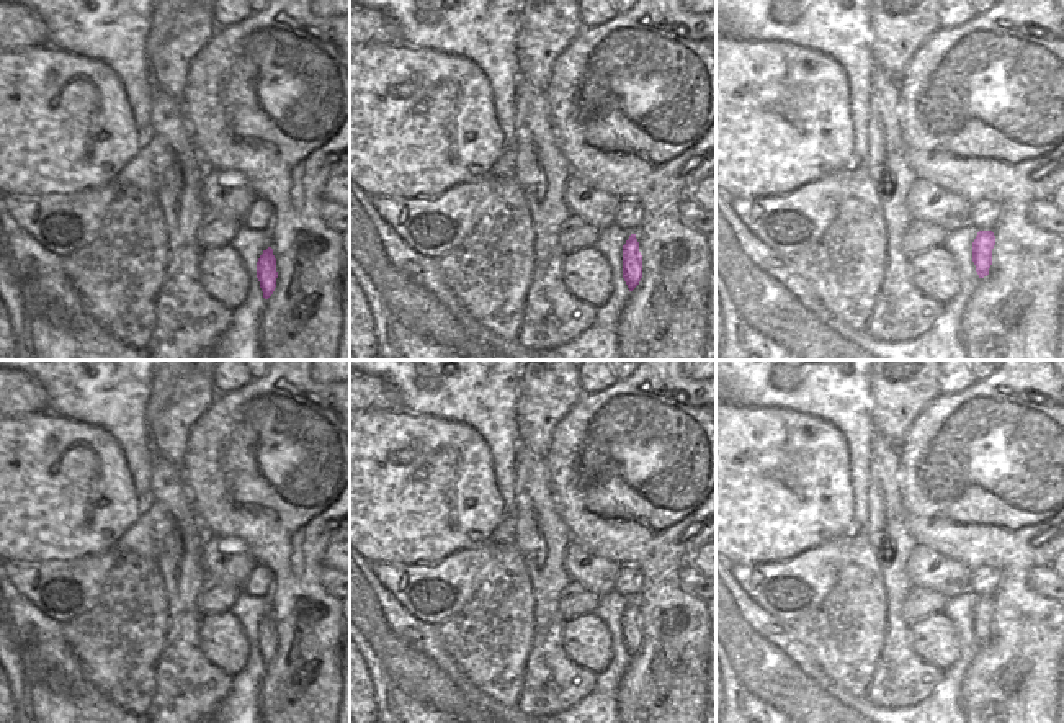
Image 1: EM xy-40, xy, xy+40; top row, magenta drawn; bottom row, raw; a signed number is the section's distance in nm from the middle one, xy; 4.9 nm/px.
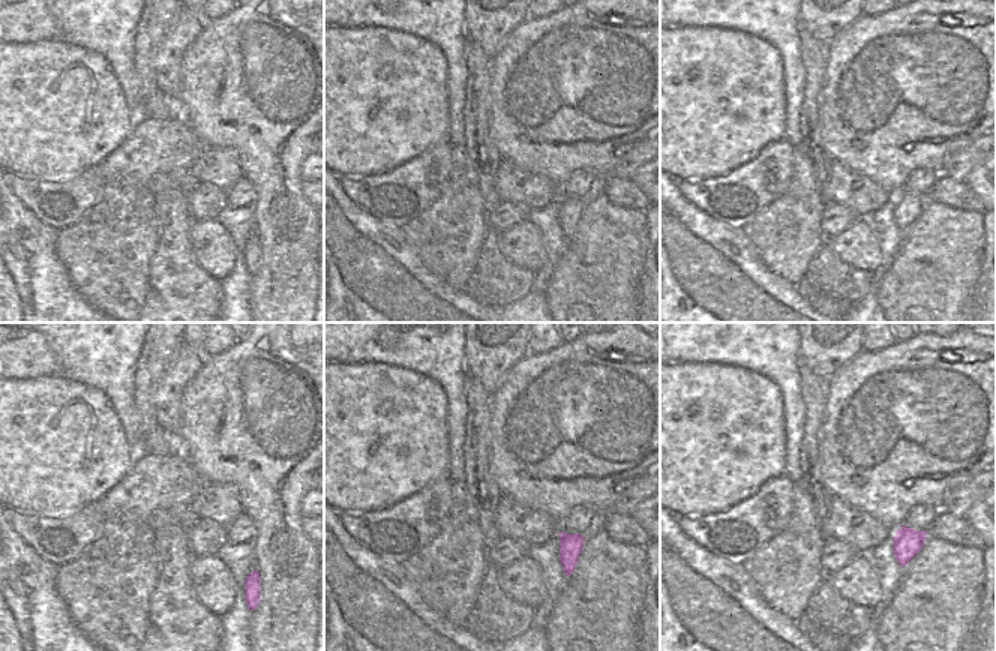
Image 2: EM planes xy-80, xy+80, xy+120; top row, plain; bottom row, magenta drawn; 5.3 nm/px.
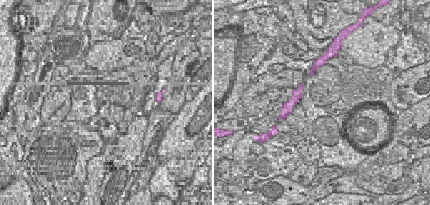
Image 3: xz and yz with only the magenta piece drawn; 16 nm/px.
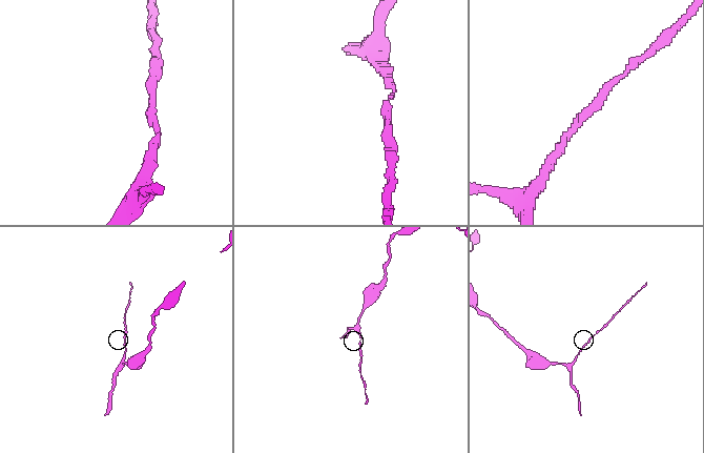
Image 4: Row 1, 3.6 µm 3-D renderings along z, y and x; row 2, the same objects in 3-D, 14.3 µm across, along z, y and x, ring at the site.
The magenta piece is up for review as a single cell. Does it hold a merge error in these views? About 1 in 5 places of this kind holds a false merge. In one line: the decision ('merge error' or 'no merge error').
no merge error

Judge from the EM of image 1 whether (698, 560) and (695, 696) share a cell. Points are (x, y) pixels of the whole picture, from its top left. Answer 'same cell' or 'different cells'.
different cells

